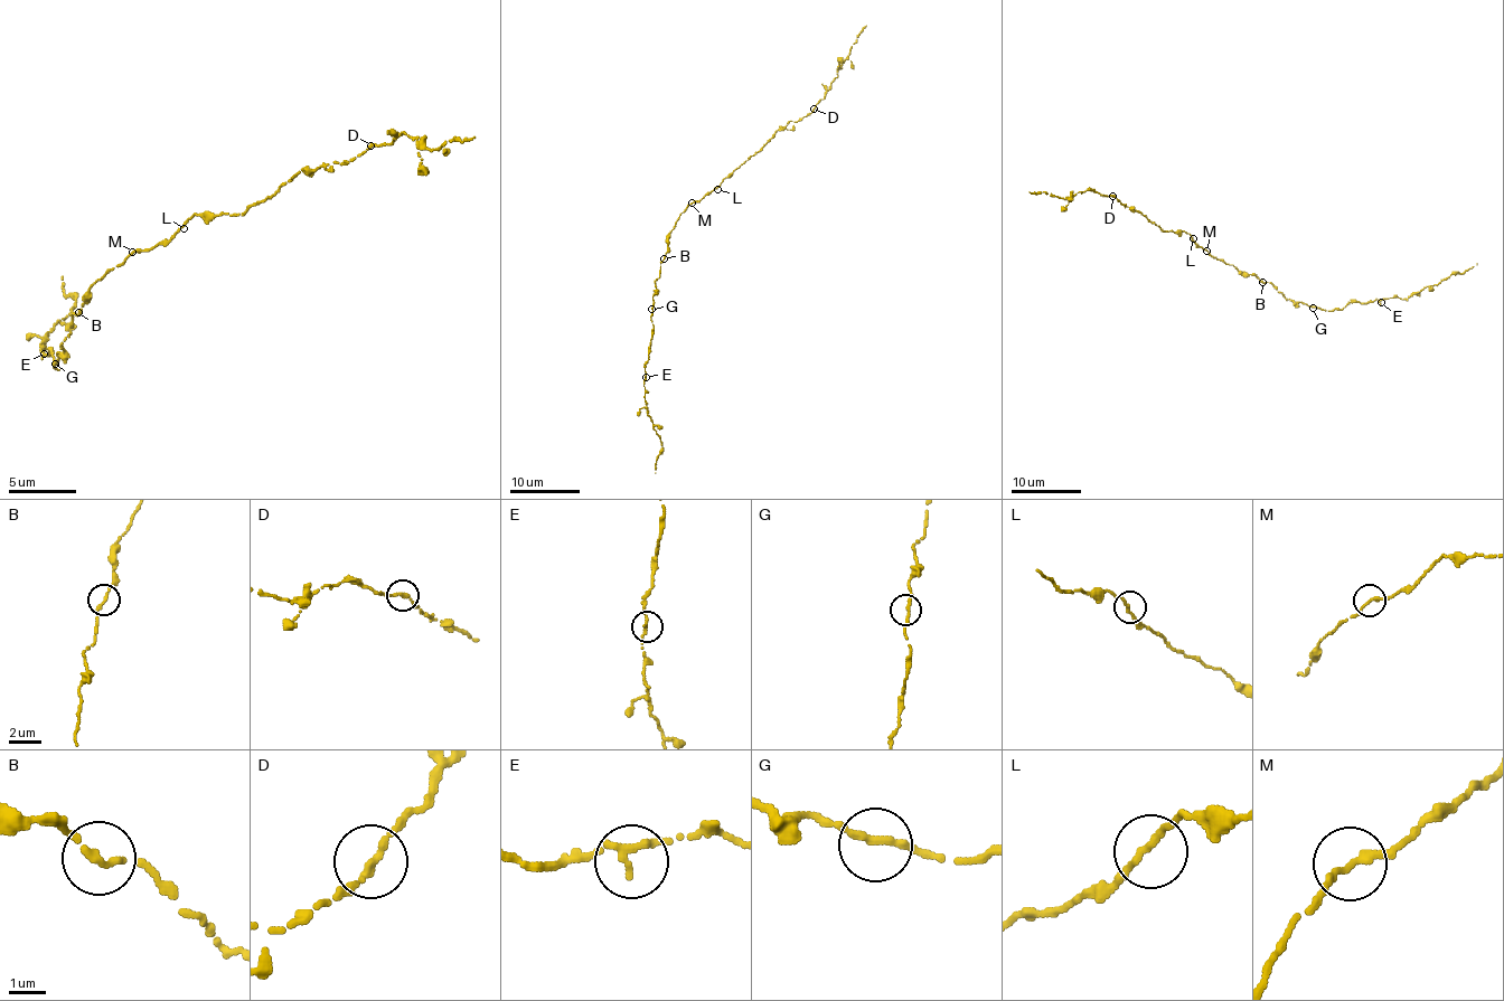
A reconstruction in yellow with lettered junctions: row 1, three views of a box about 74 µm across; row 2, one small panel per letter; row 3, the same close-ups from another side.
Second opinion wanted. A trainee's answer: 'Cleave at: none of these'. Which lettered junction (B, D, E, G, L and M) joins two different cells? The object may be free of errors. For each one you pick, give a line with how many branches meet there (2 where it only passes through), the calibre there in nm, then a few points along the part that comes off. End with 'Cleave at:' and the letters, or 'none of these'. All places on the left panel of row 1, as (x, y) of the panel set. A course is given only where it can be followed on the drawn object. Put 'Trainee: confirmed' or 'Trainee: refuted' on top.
Trainee: confirmed
Cleave at: none of these

